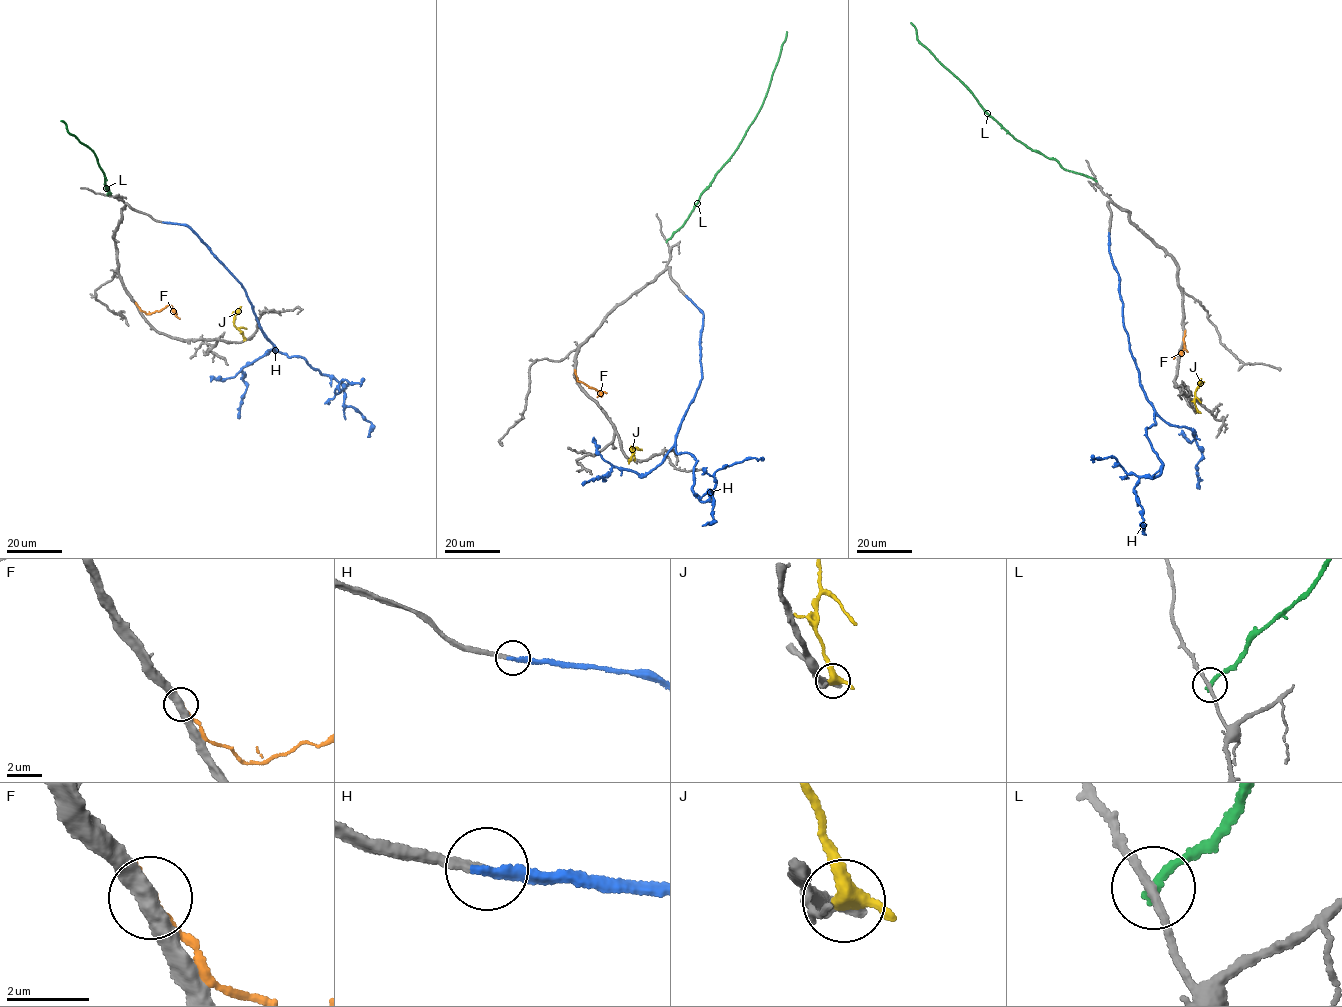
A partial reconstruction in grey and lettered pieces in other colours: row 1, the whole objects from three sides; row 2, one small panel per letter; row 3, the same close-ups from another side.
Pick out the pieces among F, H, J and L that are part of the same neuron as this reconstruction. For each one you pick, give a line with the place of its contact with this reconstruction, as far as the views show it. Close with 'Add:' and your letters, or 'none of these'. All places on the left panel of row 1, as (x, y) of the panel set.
H: (164, 222)
Add: H

